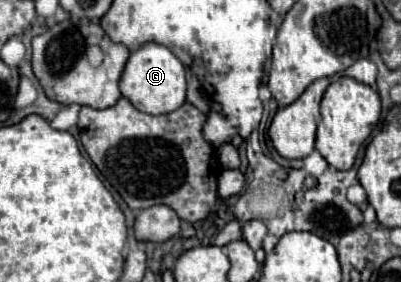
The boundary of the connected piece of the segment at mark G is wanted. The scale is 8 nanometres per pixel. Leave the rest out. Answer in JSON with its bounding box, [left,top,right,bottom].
[119,44,185,114]

